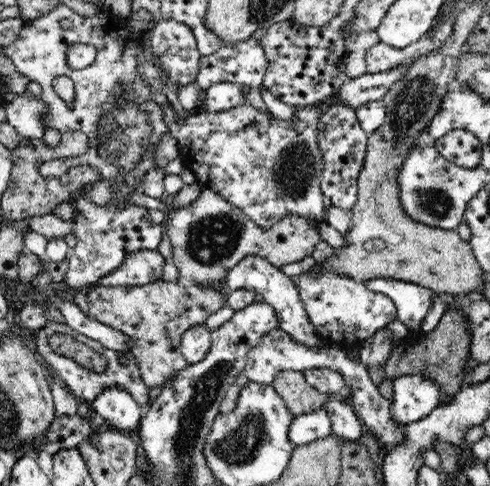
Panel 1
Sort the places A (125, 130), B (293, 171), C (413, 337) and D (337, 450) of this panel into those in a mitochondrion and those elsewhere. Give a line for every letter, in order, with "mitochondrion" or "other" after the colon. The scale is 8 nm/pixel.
A: mitochondrion
B: mitochondrion
C: other
D: other

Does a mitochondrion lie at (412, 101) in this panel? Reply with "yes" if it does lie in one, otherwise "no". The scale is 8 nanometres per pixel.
yes

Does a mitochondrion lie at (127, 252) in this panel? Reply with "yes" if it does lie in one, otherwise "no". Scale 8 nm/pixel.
no

